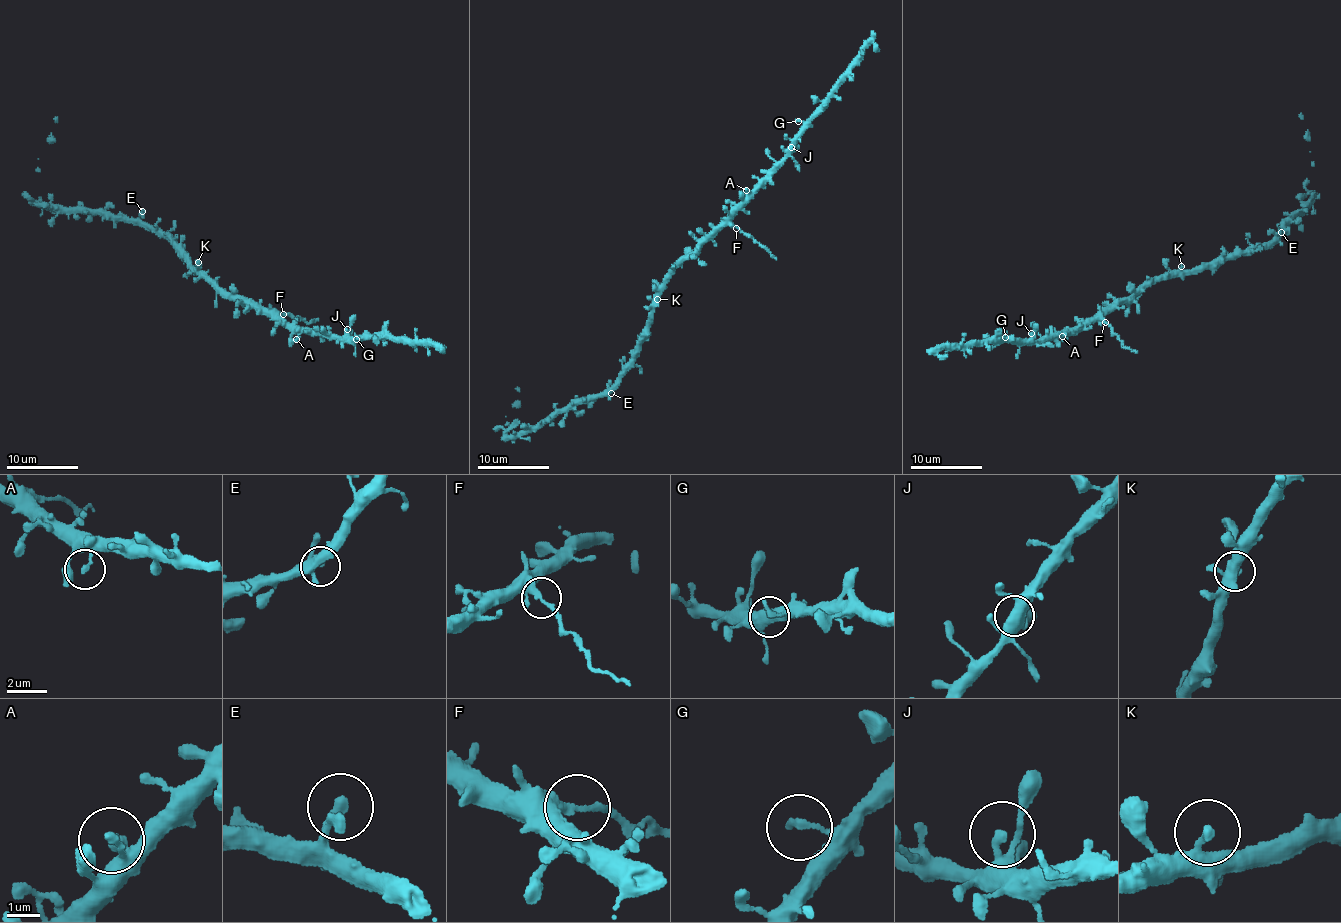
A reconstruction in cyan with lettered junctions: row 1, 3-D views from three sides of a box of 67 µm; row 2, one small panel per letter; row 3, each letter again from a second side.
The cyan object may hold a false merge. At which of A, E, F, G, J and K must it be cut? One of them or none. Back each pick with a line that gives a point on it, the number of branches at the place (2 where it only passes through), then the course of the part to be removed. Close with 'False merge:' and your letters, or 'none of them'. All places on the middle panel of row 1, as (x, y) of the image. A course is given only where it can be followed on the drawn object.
F: (736, 228) | 3 | (736, 227), (776, 260)
False merge: F

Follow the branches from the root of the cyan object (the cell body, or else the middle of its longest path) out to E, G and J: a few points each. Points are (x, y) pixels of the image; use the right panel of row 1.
E: (1167, 273), (1216, 267), (1226, 259), (1268, 246), (1281, 232)
G: (1167, 273), (1147, 281), (1135, 295), (1098, 312), (1081, 325), (1038, 343), (1021, 344), (1005, 337)
J: (1167, 273), (1147, 281), (1135, 295), (1098, 312), (1077, 327), (1039, 343), (1033, 339), (1031, 333)

